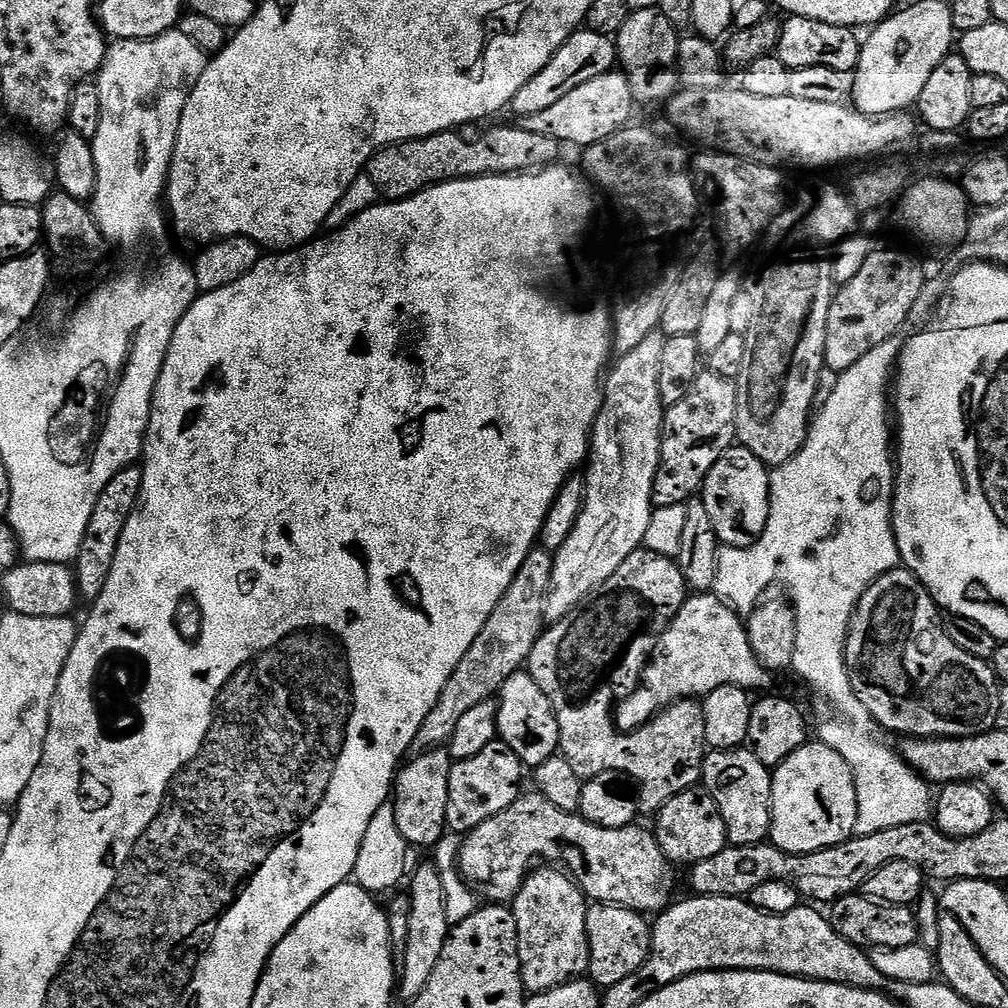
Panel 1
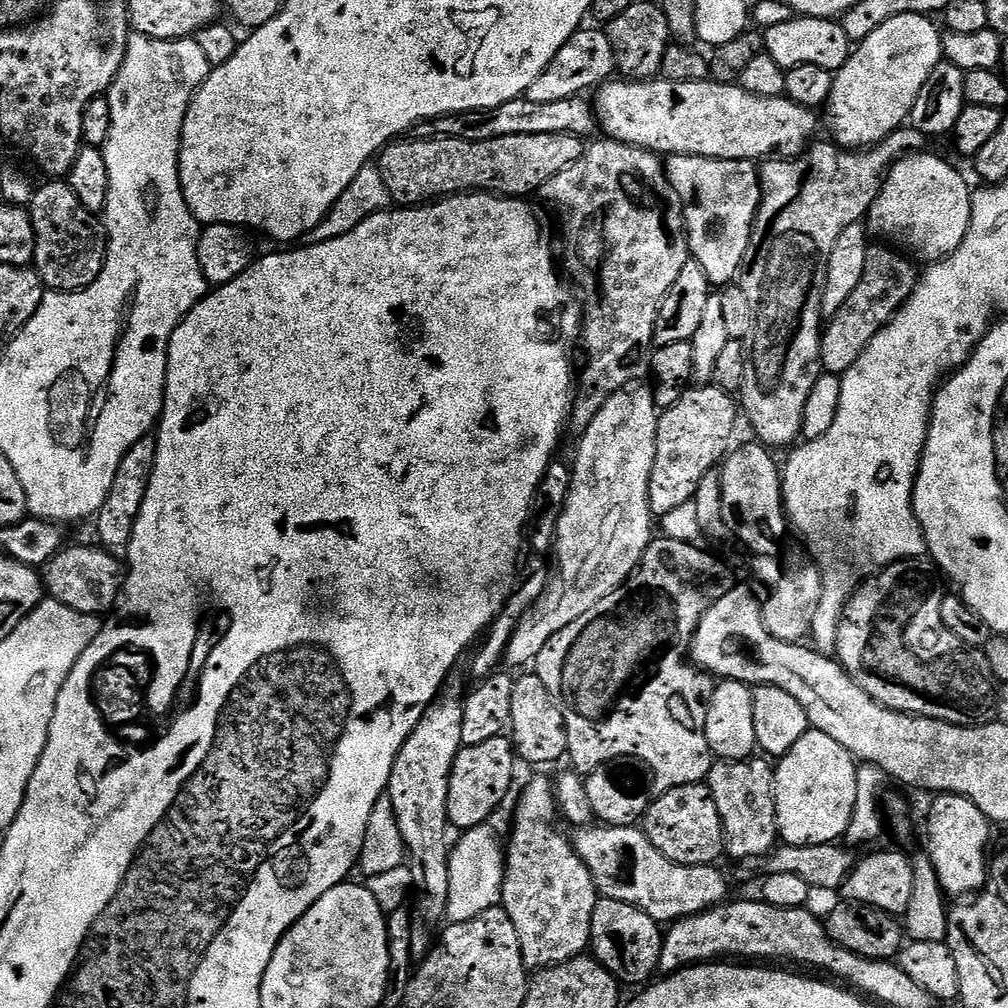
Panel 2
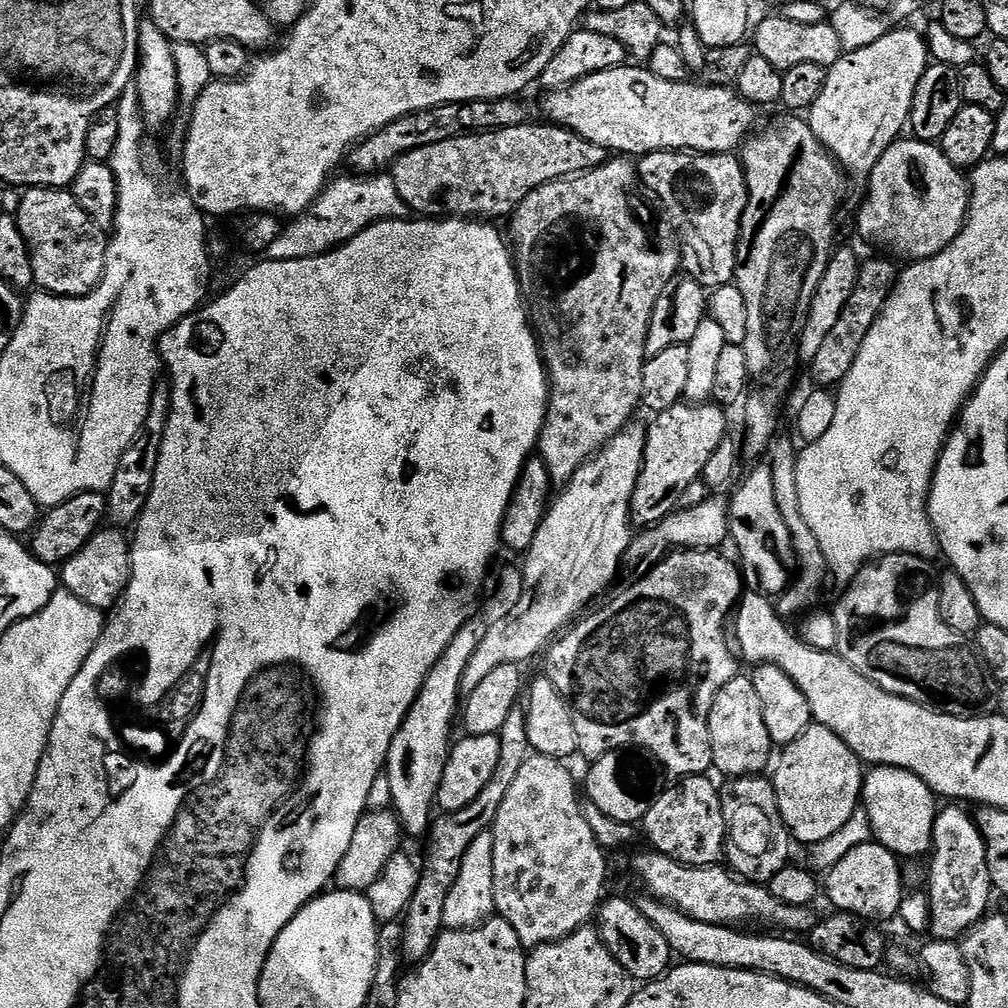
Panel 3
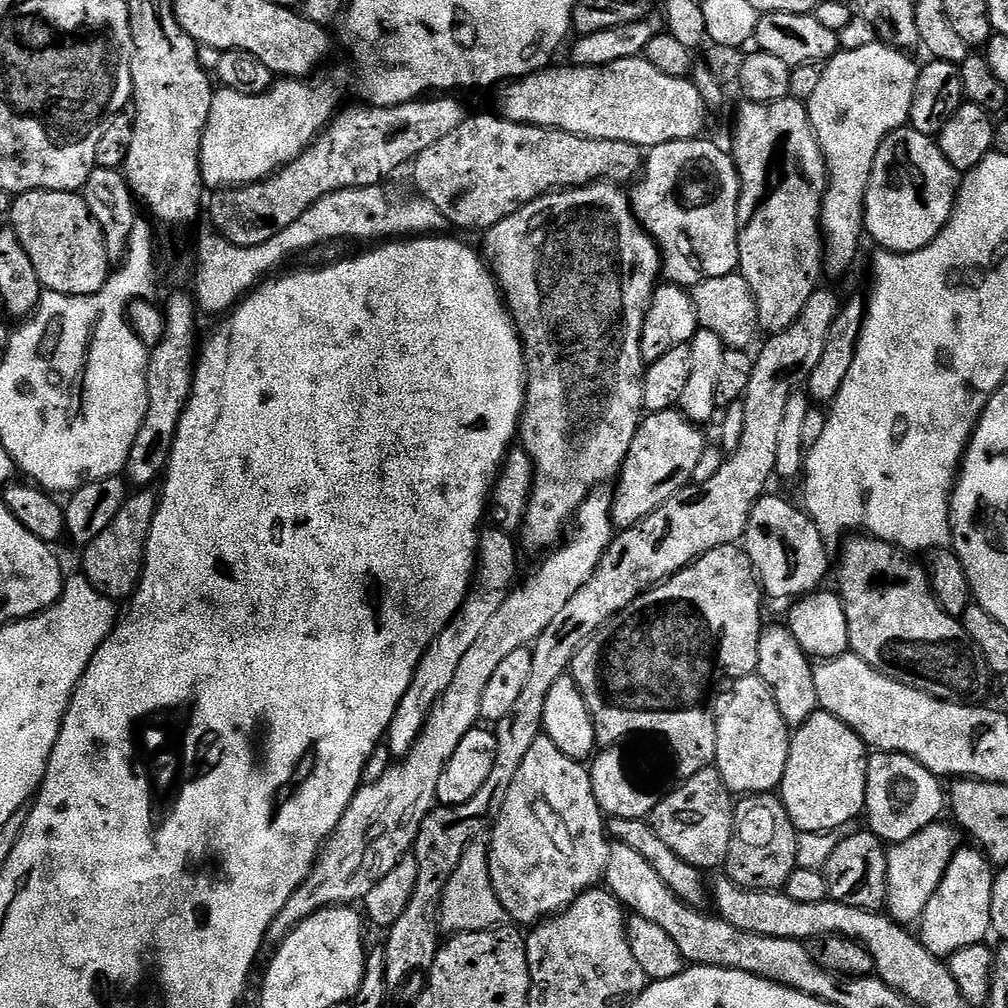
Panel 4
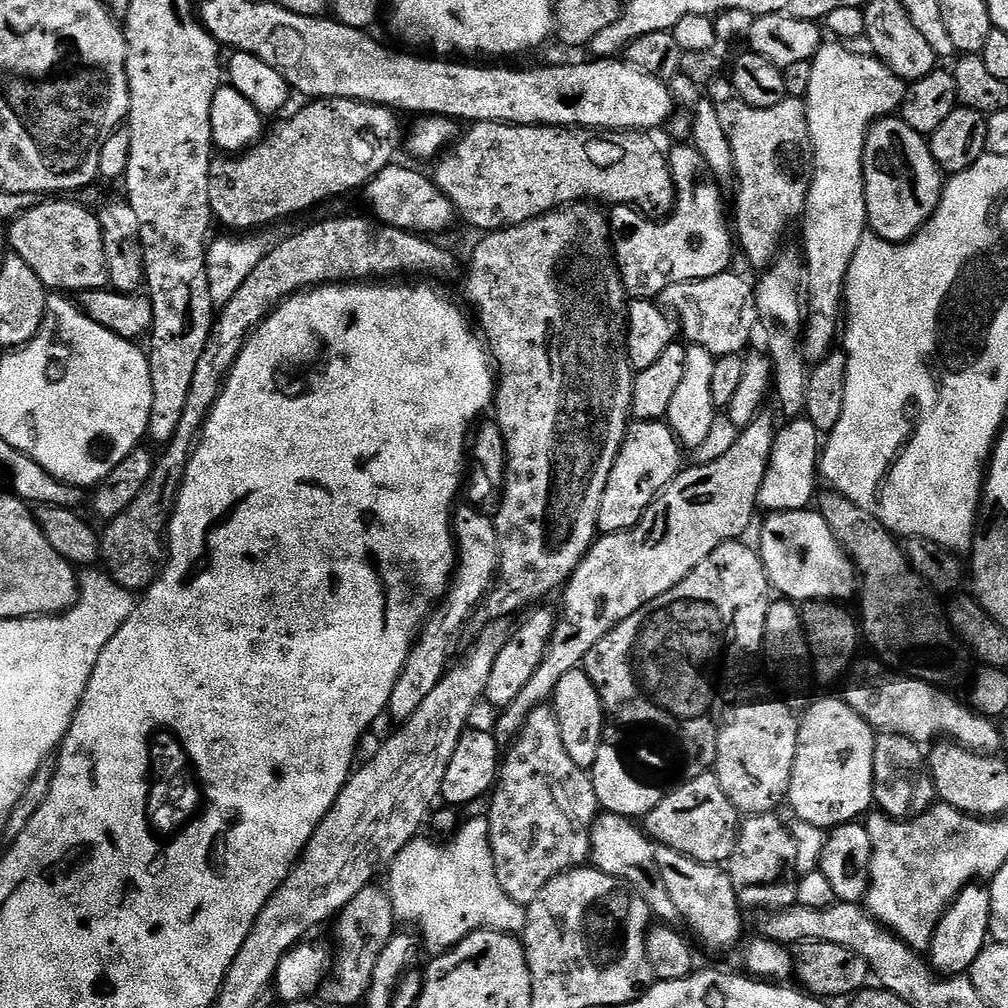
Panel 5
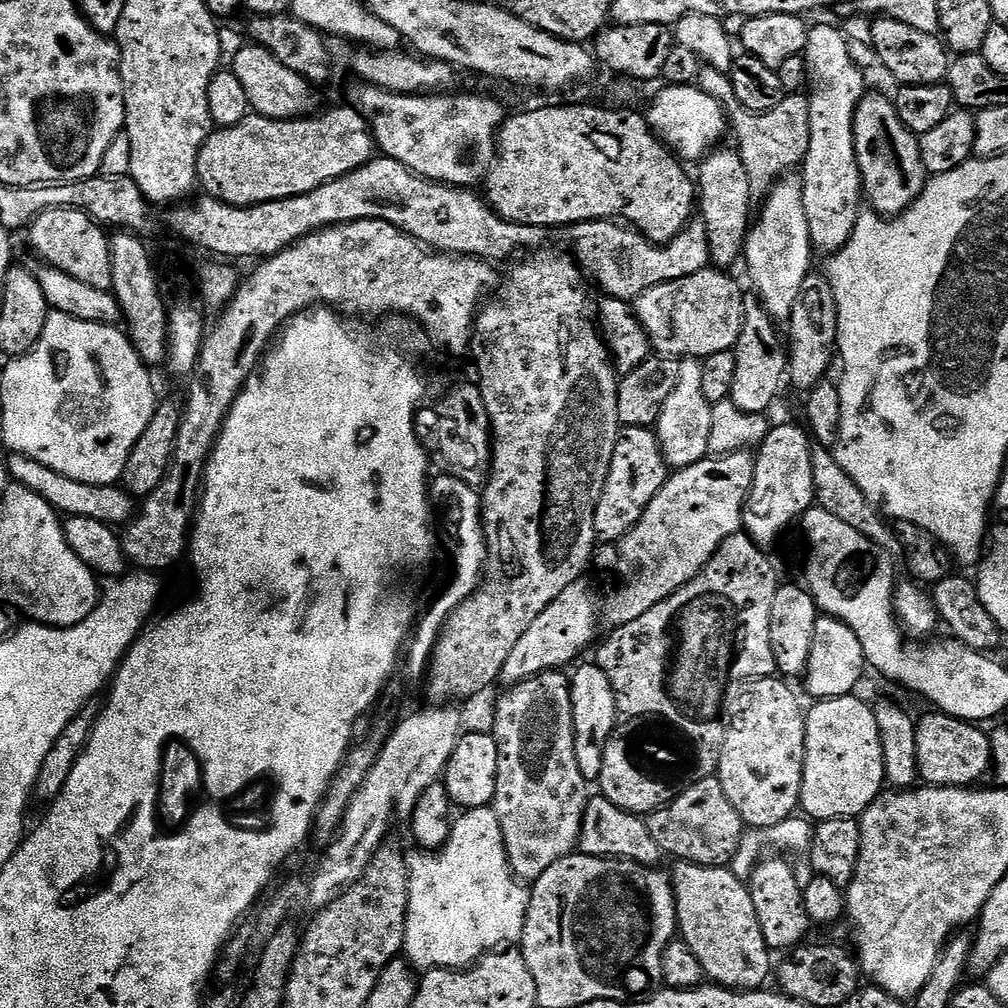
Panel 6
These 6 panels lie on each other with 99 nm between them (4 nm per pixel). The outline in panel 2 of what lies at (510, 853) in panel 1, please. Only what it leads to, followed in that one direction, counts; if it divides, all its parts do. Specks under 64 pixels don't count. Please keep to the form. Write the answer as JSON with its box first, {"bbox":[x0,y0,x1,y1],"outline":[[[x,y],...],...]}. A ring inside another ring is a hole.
{"bbox":[575,826,729,926],"outline":[[[589,826],[579,829],[575,835],[576,852],[586,862],[597,893],[605,900],[638,906],[638,910],[650,914],[661,926],[671,925],[685,916],[709,912],[729,899],[728,880],[716,864],[686,866],[670,862],[639,827]]]}

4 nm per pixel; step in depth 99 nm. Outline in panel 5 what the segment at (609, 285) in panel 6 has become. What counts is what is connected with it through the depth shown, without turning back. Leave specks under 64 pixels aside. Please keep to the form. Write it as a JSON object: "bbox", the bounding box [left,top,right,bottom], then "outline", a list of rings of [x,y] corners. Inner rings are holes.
{"bbox":[610,146,734,300],"outline":[[[691,146],[676,148],[673,152],[669,151],[667,157],[672,181],[676,184],[676,202],[670,214],[663,218],[649,218],[639,208],[630,204],[615,205],[610,212],[612,251],[616,265],[620,268],[624,289],[632,300],[656,300],[663,297],[670,286],[714,278],[733,267],[734,232],[730,227],[729,213],[728,216],[724,213],[725,189],[698,149]]]}

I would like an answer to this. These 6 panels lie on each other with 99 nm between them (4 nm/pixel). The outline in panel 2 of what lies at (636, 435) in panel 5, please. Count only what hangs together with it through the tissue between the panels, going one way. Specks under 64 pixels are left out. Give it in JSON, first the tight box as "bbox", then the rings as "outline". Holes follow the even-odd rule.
{"bbox":[648,383,738,517],"outline":[[[713,383],[689,387],[674,406],[660,412],[654,470],[648,487],[653,517],[670,514],[670,510],[682,506],[682,502],[696,499],[698,482],[702,482],[702,478],[706,478],[706,474],[713,471],[733,447],[736,412],[738,416],[738,404],[733,393],[724,392]]]}

